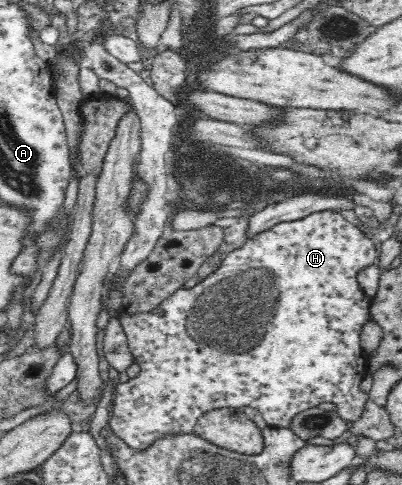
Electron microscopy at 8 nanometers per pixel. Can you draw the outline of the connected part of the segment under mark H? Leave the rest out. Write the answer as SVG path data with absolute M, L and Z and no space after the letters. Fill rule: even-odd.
M330 210L319 211L301 219L276 223L272 228L251 239L236 250L226 255L219 267L205 280L190 289L180 287L174 294L165 298L154 310L135 315L119 315L120 324L127 336L130 352L135 363L140 366L136 377L129 378L124 383L118 383L112 396L111 413L108 419L109 428L120 437L130 448L144 450L154 440L162 438L168 432L192 432L196 422L210 410L220 408L240 409L244 406L256 409L270 427L288 427L290 420L300 412L316 411L322 402L331 402L336 406L336 414L344 423L355 423L362 418L365 402L370 399L368 392L360 389L360 382L369 374L368 356L360 345L360 332L363 326L371 320L371 299L361 289L358 274L377 264L376 247L372 239L366 237L363 229L352 225L340 214Z

